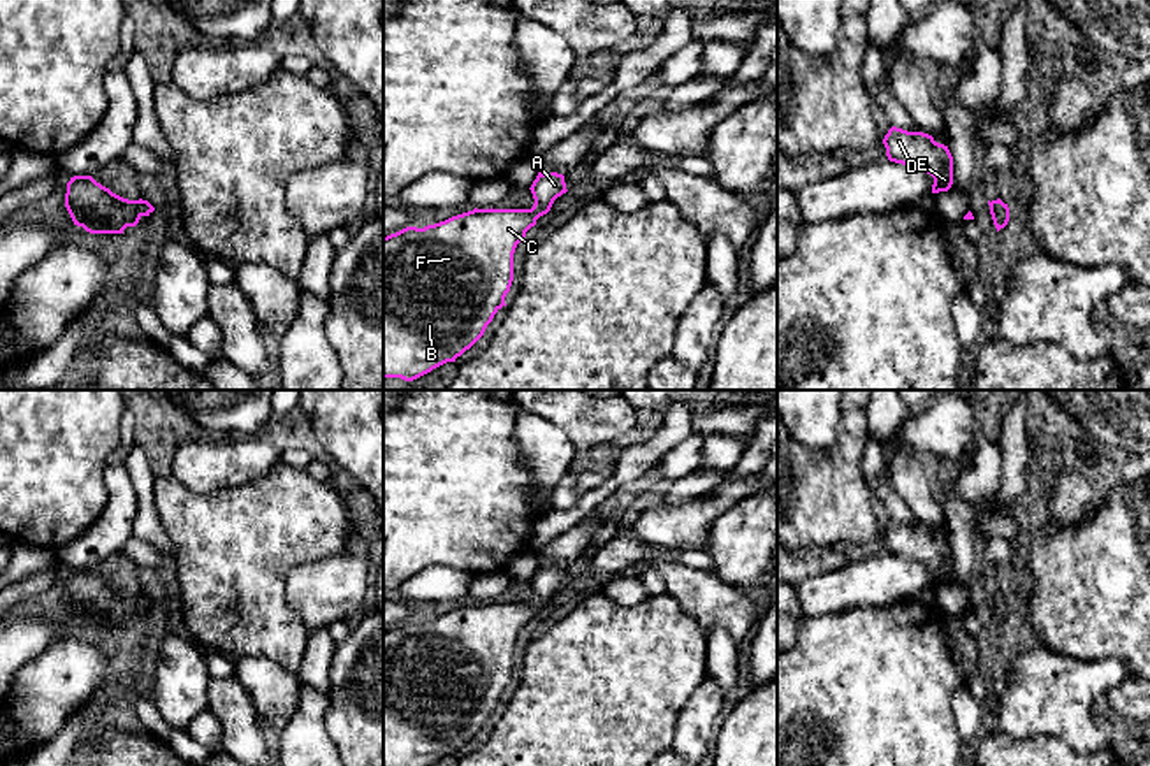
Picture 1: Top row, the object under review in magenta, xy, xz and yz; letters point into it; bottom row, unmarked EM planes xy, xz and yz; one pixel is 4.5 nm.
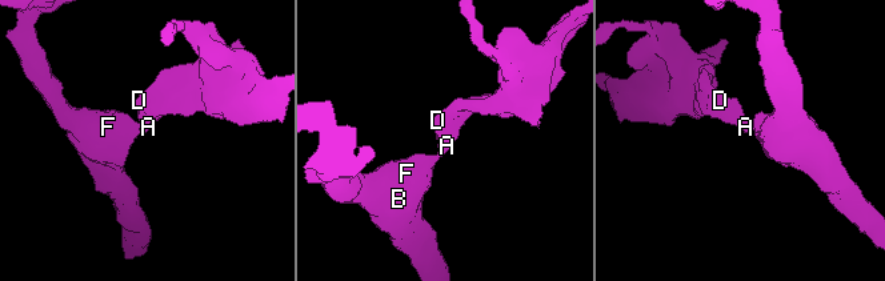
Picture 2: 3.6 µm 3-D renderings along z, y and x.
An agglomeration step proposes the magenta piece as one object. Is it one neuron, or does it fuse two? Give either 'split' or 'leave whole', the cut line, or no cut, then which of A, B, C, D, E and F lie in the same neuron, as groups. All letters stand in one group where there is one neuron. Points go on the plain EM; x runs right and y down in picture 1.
leave whole; no cut; A B C D E F

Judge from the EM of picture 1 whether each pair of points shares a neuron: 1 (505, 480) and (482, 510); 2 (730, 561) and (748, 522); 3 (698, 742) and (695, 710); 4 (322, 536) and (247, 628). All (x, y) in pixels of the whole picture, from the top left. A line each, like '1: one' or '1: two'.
1: one
2: one
3: one
4: one

